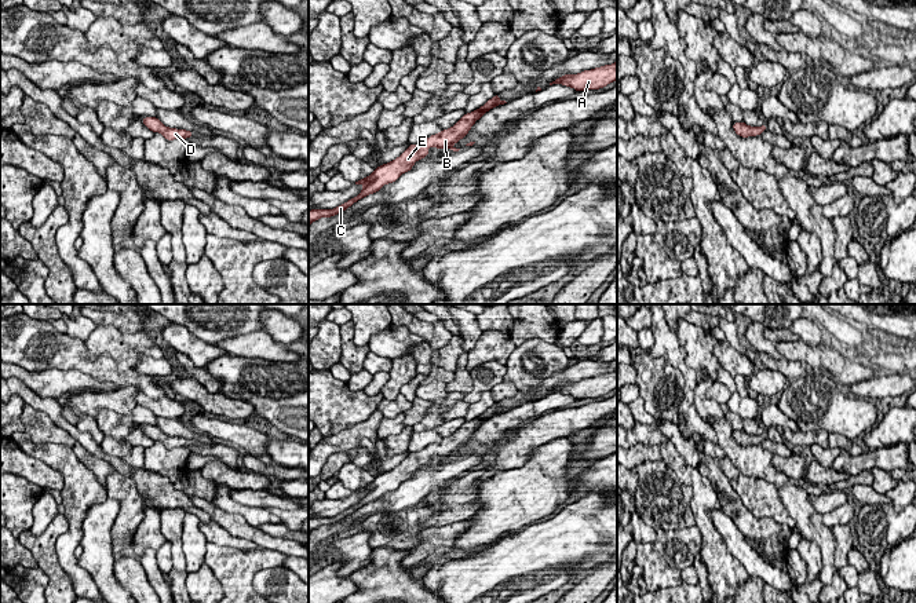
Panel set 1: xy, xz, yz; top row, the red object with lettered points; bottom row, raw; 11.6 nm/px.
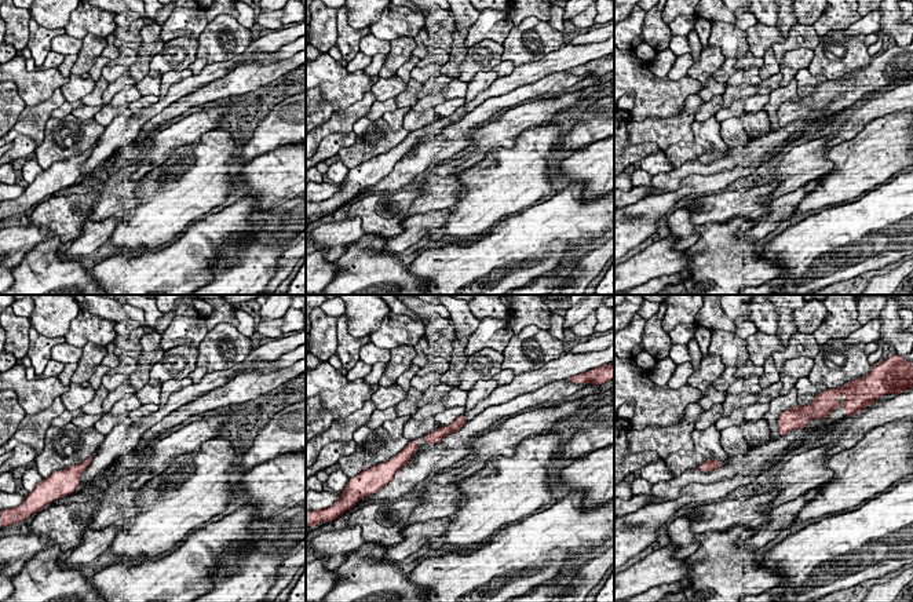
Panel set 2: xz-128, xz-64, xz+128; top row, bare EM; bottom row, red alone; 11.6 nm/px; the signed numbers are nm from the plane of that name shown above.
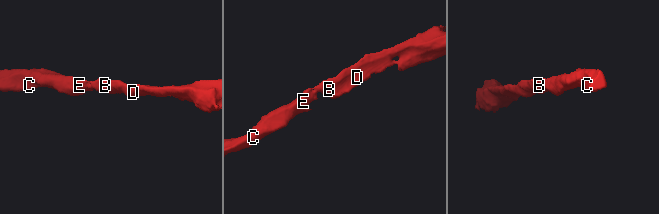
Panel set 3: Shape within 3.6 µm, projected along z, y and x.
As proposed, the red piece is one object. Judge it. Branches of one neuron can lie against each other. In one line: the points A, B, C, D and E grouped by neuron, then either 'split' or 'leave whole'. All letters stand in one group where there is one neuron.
A B C D E | leave whole

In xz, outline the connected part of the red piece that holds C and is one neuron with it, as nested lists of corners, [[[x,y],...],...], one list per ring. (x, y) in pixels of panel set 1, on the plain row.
[[[496,402],[492,408],[489,408],[479,417],[464,423],[453,435],[448,438],[442,438],[439,442],[431,443],[426,447],[424,452],[409,453],[409,456],[391,471],[383,472],[377,475],[369,485],[355,490],[355,493],[364,493],[365,496],[361,498],[358,504],[343,511],[342,514],[333,518],[311,518],[309,519],[309,534],[321,526],[336,525],[337,522],[346,519],[348,515],[355,512],[358,508],[379,500],[384,493],[394,491],[398,486],[410,479],[413,472],[424,465],[427,465],[428,456],[434,454],[437,457],[450,457],[453,460],[459,460],[460,457],[453,456],[453,452],[457,452],[463,447],[471,435],[479,428],[486,420],[490,417],[507,412],[506,409],[499,409],[500,403]]]

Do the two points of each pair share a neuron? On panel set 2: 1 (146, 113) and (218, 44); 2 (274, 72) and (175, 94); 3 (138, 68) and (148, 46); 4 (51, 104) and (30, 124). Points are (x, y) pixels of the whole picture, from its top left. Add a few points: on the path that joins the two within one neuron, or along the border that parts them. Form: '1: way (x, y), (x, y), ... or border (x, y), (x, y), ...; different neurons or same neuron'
1: border (240, 54), (225, 61), (208, 64); different neurons
2: border (227, 73), (170, 104); different neurons
3: way (143, 62), (146, 51); same neuron
4: way (46, 109), (36, 119); same neuron

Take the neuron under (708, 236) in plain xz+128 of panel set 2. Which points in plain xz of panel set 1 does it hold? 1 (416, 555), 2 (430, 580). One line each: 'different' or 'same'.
1: different
2: different

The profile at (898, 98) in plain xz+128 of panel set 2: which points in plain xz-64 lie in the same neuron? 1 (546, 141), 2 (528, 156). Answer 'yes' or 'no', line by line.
1: no
2: no

